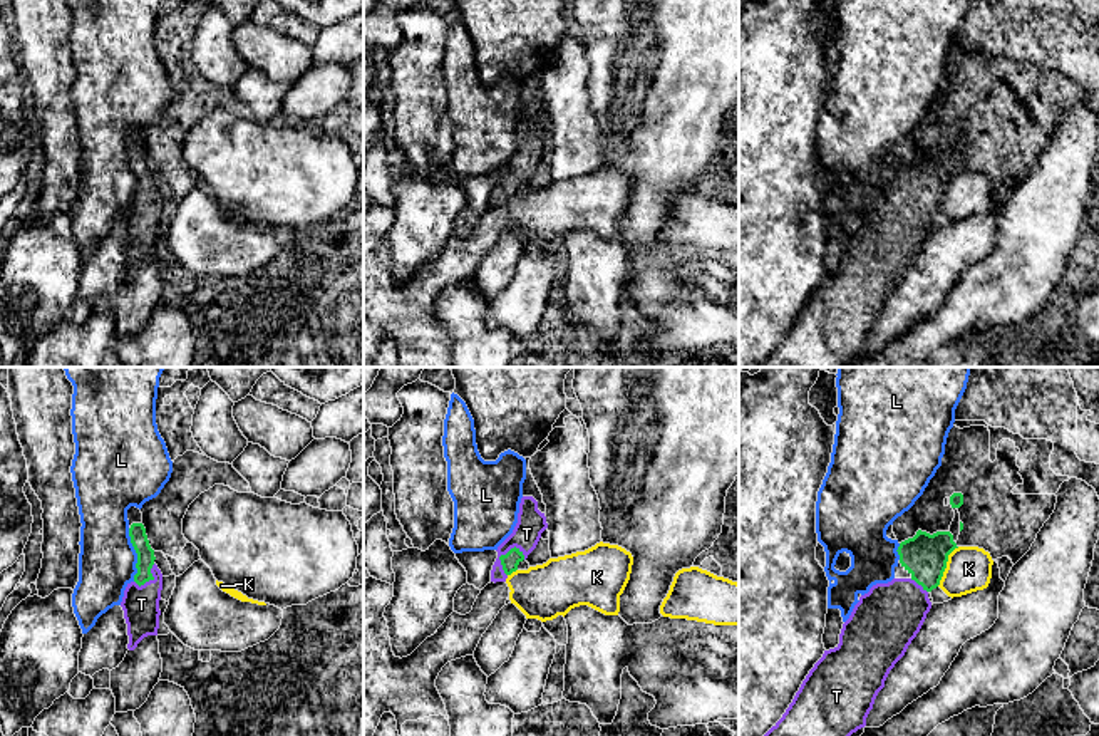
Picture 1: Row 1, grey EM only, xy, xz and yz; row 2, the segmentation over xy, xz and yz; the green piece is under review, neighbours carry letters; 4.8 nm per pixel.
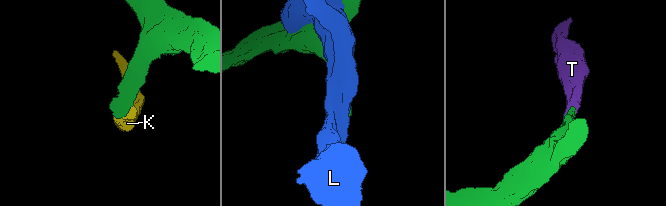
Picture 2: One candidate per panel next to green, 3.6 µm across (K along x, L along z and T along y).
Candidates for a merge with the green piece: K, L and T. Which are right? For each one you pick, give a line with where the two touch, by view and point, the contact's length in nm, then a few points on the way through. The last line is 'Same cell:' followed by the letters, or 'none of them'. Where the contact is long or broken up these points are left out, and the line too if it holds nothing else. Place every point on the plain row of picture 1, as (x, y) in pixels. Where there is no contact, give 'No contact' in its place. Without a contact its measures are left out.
T: Touches green at xz (500, 183). Shared border 160 nm. Path across: xz (510, 186), (500, 183), (526, 158)
Same cell: T

